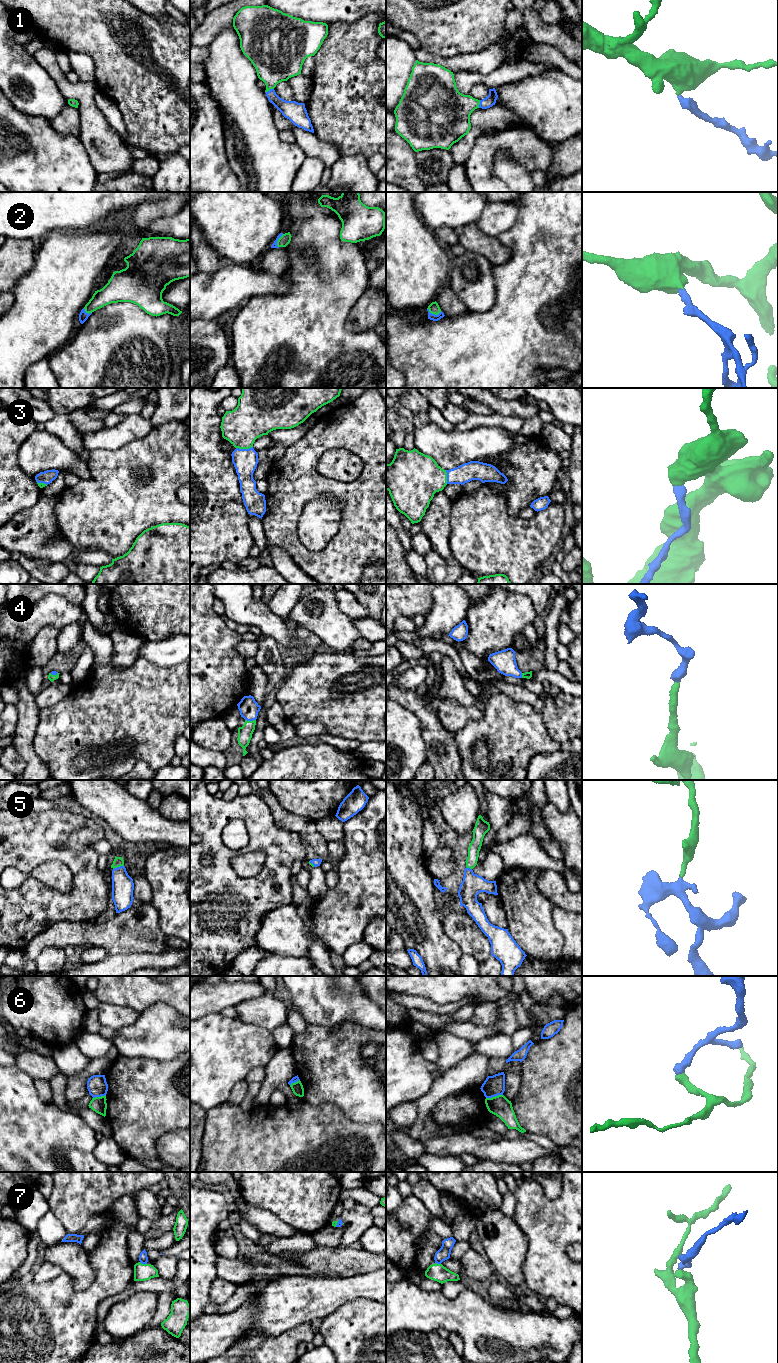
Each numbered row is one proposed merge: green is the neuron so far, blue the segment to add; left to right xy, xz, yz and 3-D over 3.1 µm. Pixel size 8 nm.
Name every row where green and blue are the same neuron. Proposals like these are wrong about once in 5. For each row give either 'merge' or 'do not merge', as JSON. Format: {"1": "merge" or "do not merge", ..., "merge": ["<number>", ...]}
{"1": "merge", "2": "merge", "3": "merge", "4": "merge", "5": "merge", "6": "do not merge", "7": "do not merge", "merge": ["1", "2", "3", "4", "5"]}

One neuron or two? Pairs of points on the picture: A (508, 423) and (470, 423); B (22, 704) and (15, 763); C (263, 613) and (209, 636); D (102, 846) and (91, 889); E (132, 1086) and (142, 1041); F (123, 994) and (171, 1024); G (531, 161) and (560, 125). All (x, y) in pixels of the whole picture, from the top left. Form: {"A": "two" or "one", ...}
{"A": "one", "B": "two", "C": "two", "D": "two", "E": "two", "F": "two", "G": "two"}

